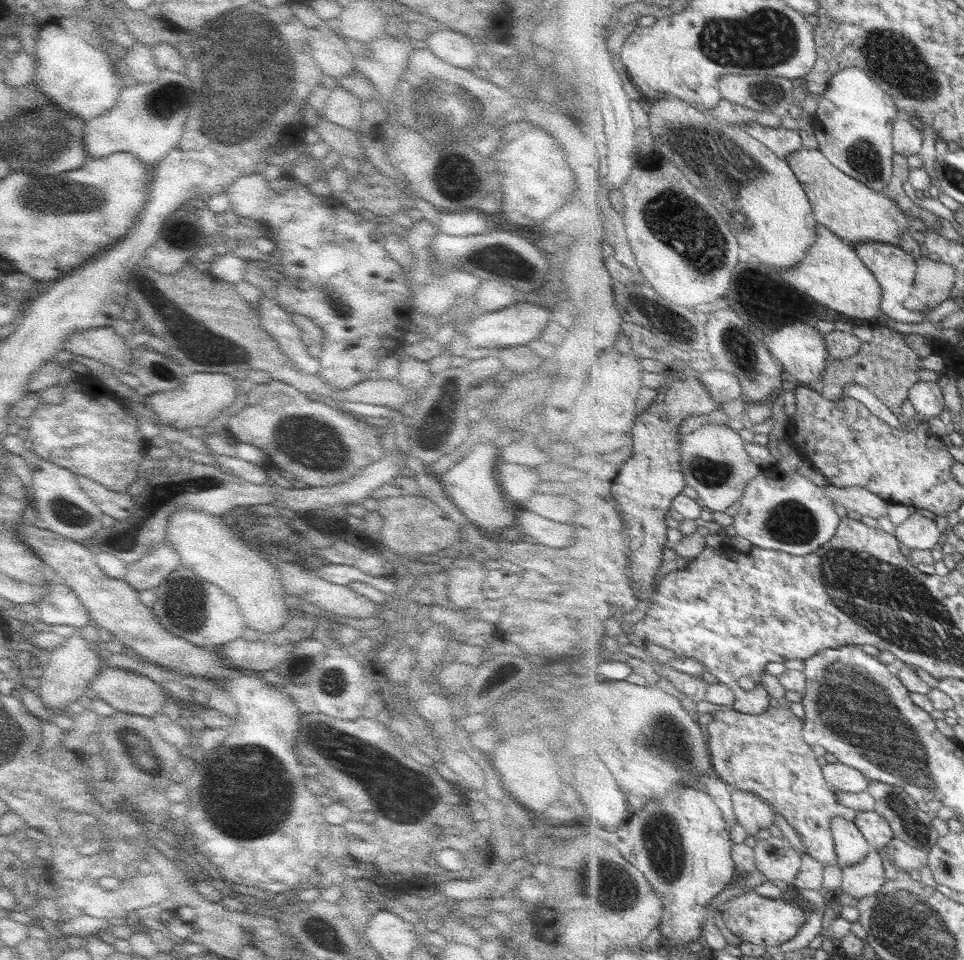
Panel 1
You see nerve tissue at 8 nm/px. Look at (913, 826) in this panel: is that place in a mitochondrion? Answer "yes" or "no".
yes

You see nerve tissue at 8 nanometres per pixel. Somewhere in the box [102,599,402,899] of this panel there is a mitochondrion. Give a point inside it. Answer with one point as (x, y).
(254, 810)

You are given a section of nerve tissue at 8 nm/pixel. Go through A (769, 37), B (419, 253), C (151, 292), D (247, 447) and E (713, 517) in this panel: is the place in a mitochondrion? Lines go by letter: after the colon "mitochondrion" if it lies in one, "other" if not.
A: mitochondrion
B: other
C: other
D: other
E: other

